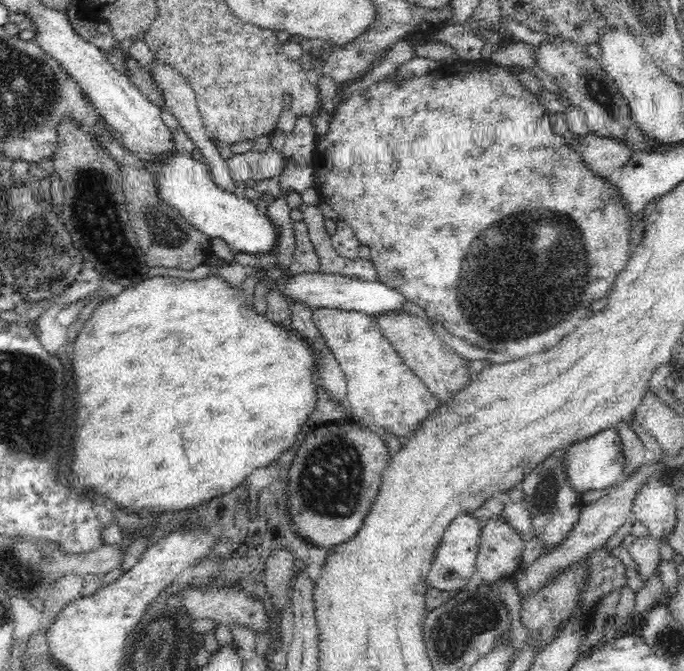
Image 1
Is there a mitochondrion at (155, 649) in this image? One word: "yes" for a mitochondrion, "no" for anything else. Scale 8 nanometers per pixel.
yes

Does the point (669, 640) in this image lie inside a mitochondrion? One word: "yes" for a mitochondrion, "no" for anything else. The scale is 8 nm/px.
yes

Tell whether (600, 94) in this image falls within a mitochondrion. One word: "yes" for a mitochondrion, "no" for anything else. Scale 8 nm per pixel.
yes

